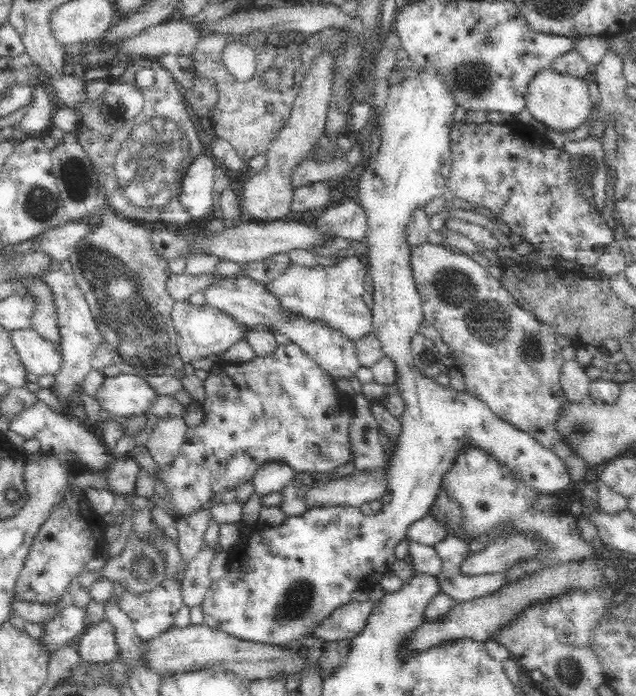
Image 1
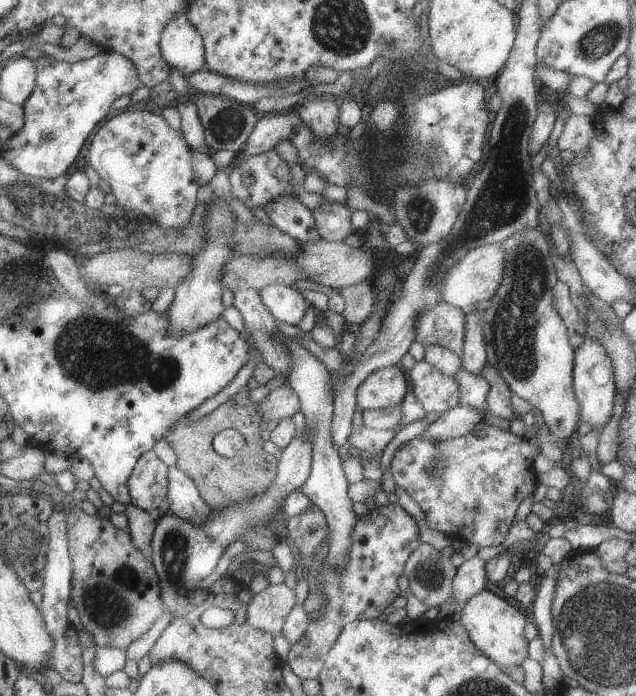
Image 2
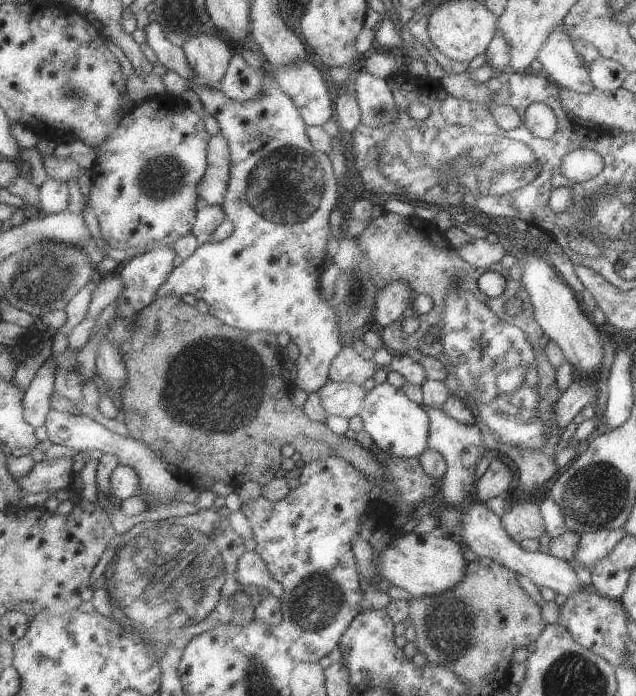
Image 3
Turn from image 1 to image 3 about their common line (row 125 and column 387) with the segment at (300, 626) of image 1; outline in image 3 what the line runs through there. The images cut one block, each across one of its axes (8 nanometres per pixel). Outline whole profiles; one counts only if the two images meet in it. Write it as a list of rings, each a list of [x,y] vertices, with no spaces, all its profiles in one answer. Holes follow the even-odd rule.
[[[384,382],[378,384],[373,390],[368,391],[363,410],[360,412],[363,420],[363,428],[373,437],[375,444],[385,452],[397,456],[397,458],[417,458],[430,448],[431,421],[424,405],[417,404],[407,396],[402,388],[395,388],[393,384]]]

